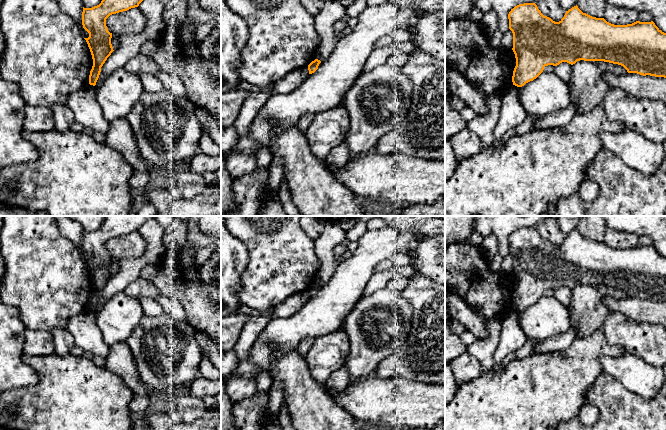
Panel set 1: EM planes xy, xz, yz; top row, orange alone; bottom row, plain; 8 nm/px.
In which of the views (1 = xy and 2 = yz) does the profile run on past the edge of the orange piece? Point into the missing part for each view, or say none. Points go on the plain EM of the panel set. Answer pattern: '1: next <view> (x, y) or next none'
1: next none
2: next none

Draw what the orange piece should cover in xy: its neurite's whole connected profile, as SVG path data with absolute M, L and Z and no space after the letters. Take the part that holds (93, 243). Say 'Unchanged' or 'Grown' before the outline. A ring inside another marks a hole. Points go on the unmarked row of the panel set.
Unchanged. M105 216L99 229L92 232L83 231L82 249L89 257L89 261L84 263L93 283L89 299L90 309L96 309L101 291L114 275L111 268L112 257L107 253L106 243L112 238L138 231L151 218L154 216Z

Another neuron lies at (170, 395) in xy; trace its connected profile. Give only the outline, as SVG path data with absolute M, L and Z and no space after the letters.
M148 388L148 395L147 396L150 397L152 395L154 397L156 394L165 396L169 400L169 402L172 403L174 398L175 398L175 396L176 396L176 394L177 394L177 392L175 392L175 391L168 391L168 392L161 392L160 393L160 392L152 391L152 390L150 390Z

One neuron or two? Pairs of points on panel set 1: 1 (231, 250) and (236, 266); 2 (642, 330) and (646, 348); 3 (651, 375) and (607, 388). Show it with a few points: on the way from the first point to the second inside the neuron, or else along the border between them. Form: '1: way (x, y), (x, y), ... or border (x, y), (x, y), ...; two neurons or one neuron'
1: way (231, 254), (232, 262); one neuron
2: way (642, 334), (646, 344); one neuron
3: border (603, 371), (616, 378), (627, 389), (641, 397); two neurons

